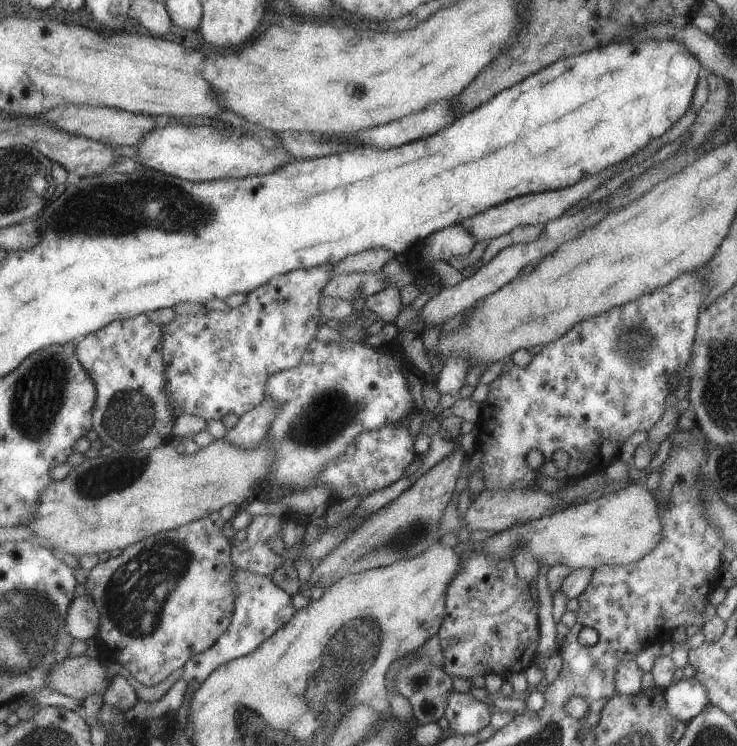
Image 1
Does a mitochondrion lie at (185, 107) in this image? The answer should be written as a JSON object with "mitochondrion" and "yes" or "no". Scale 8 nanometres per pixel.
{"mitochondrion":"no"}

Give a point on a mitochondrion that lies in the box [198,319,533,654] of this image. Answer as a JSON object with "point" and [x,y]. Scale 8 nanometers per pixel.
{"point":[324,418]}

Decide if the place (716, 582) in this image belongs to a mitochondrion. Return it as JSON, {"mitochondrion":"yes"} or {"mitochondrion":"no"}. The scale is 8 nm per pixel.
{"mitochondrion":"no"}

